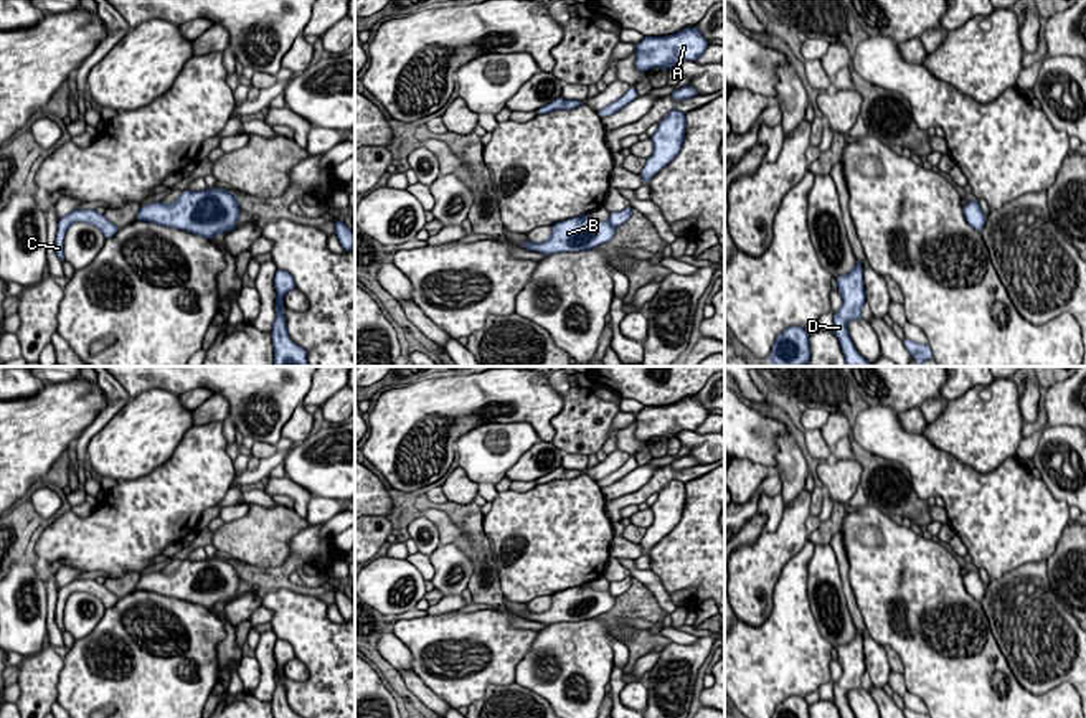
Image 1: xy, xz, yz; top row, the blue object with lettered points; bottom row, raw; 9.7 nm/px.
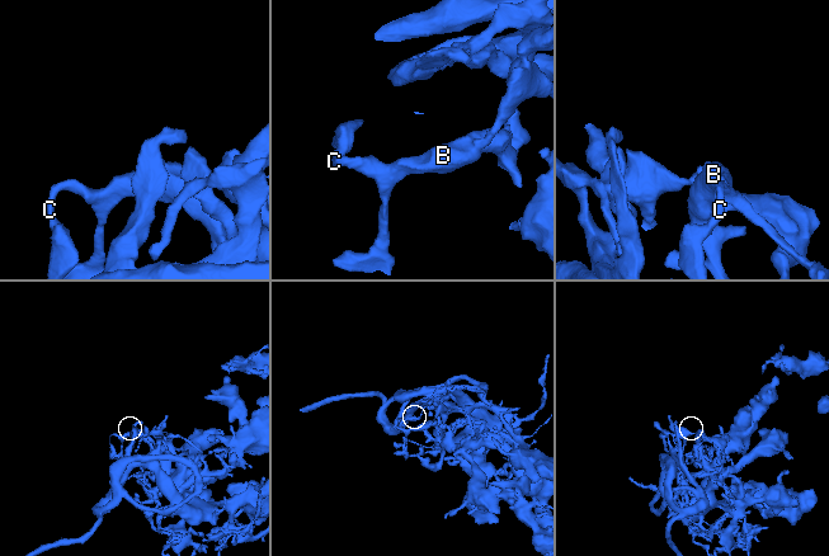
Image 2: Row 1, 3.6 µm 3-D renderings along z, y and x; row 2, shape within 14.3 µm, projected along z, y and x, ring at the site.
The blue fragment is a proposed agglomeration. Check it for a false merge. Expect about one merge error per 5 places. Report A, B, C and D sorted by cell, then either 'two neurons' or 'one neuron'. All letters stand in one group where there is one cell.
groups A B C D; one neuron

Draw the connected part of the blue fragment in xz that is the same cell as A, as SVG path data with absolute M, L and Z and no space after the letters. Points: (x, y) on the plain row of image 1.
M695 396L667 406L644 406L635 414L639 441L650 437L675 437L680 431L696 431L710 413Z

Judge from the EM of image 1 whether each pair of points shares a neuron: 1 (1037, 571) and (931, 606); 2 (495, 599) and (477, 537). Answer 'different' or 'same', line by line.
1: different
2: same

